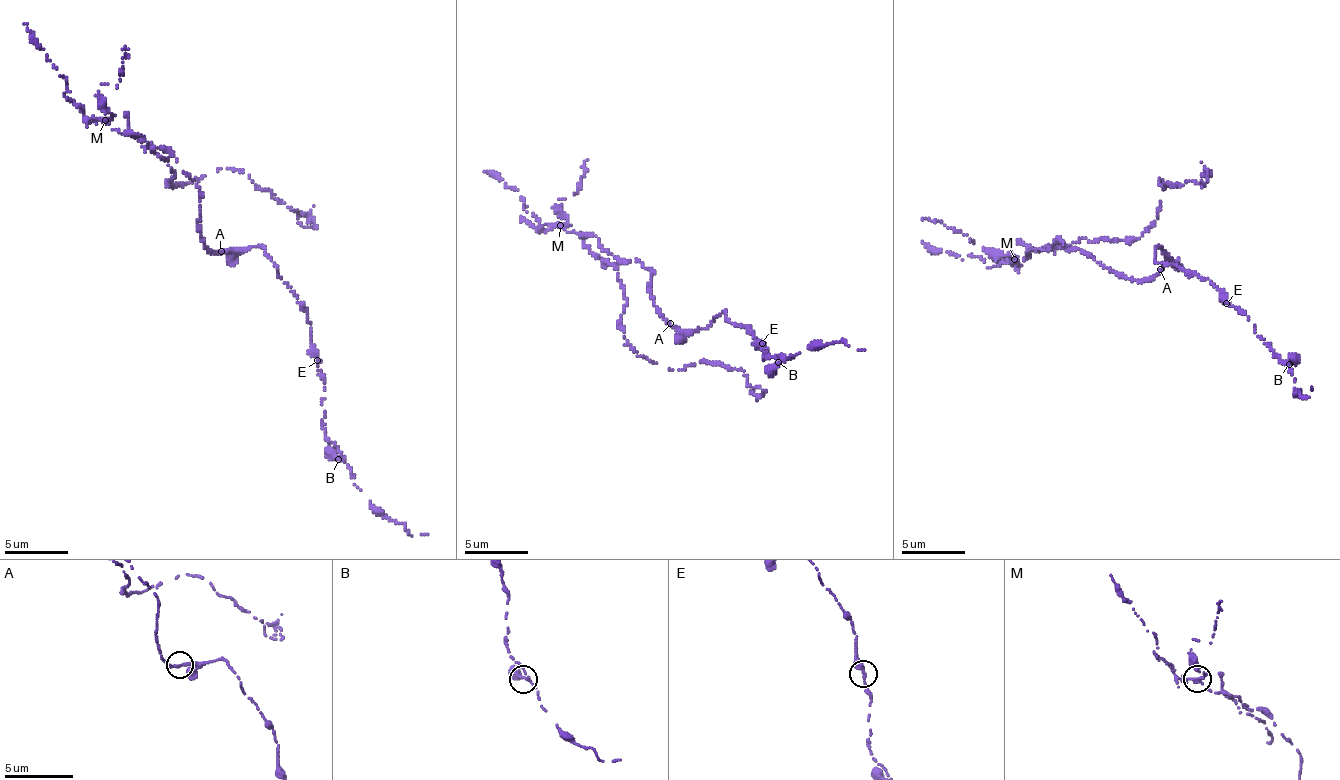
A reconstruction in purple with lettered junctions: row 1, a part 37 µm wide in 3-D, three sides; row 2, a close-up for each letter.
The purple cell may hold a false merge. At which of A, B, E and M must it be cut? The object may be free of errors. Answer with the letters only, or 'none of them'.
M

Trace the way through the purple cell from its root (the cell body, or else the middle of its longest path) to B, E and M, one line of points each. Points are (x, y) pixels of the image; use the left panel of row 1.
B: (214, 251), (265, 249), (300, 302), (324, 383), (322, 424), (338, 459)
E: (214, 251), (252, 247), (265, 249), (265, 255), (274, 263), (278, 274), (307, 314), (311, 352), (317, 360)
M: (214, 251), (204, 245), (201, 237), (199, 188), (173, 155), (148, 145), (141, 135), (112, 130), (106, 120)

